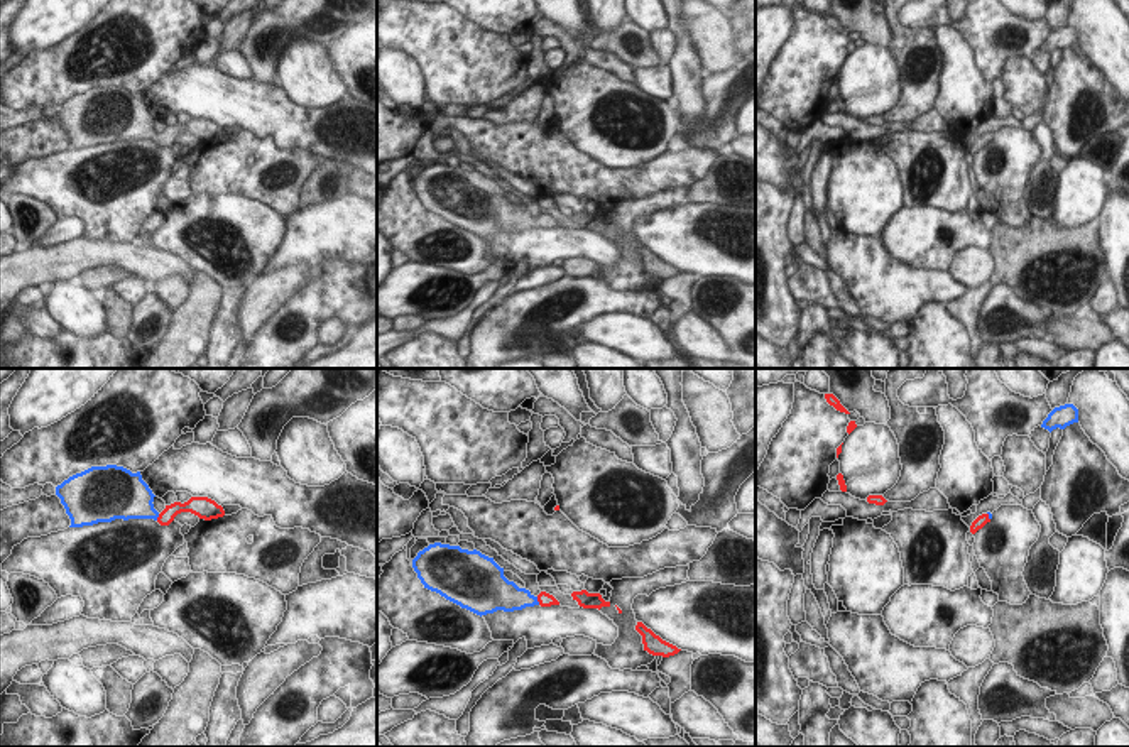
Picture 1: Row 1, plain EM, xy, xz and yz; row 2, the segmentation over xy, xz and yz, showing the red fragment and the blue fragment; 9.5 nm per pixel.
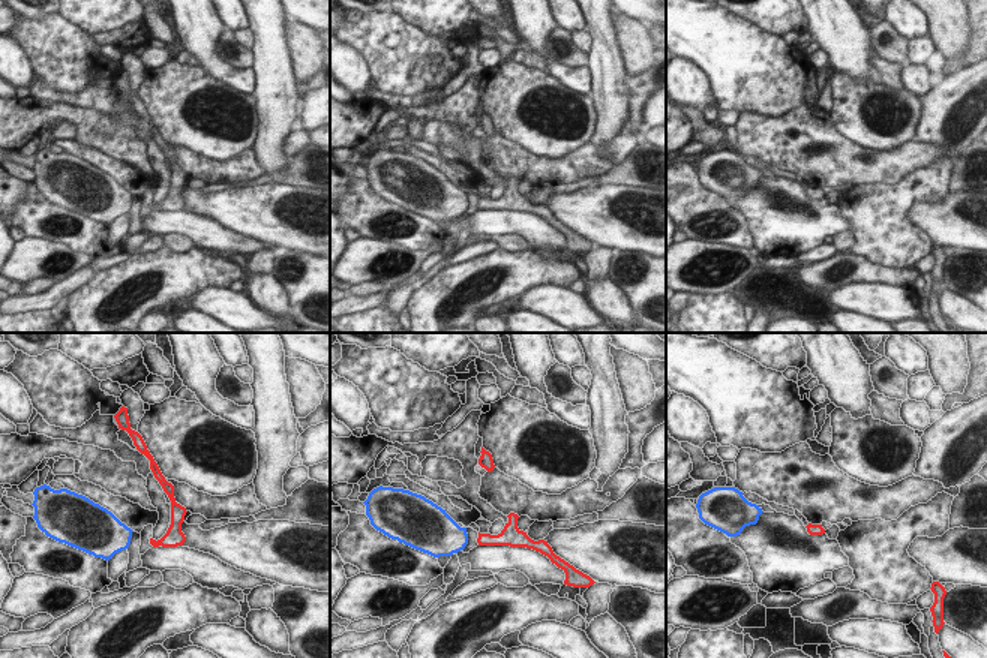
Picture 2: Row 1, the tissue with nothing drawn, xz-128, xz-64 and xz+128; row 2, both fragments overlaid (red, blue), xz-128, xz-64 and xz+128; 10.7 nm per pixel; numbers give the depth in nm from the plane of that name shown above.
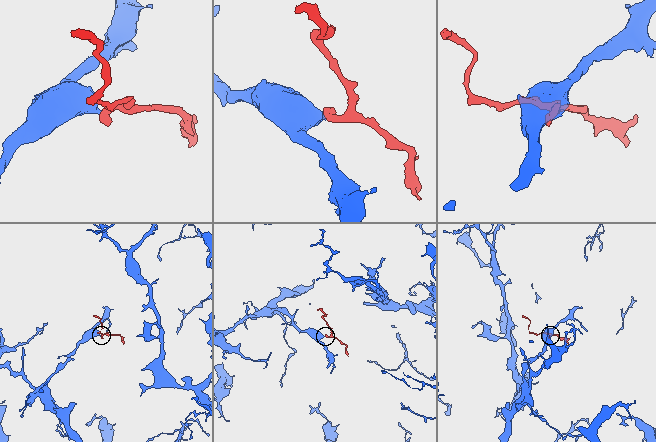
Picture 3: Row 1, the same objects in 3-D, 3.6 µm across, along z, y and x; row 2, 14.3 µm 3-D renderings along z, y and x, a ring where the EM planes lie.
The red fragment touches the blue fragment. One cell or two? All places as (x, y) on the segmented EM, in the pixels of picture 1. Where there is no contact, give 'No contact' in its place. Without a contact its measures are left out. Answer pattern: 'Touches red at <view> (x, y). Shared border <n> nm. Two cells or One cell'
Touches red at xz (538, 600). Shared border 90 nm. One cell

